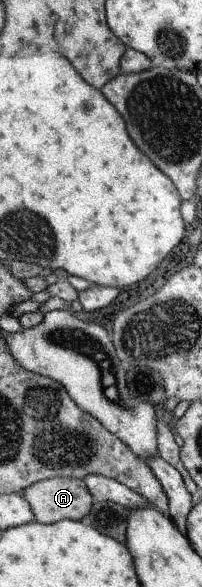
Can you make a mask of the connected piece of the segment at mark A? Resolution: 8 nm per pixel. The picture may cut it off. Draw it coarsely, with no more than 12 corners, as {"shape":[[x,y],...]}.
{"shape":[[54,477],[26,487],[35,520],[83,522],[94,504],[82,479]]}

